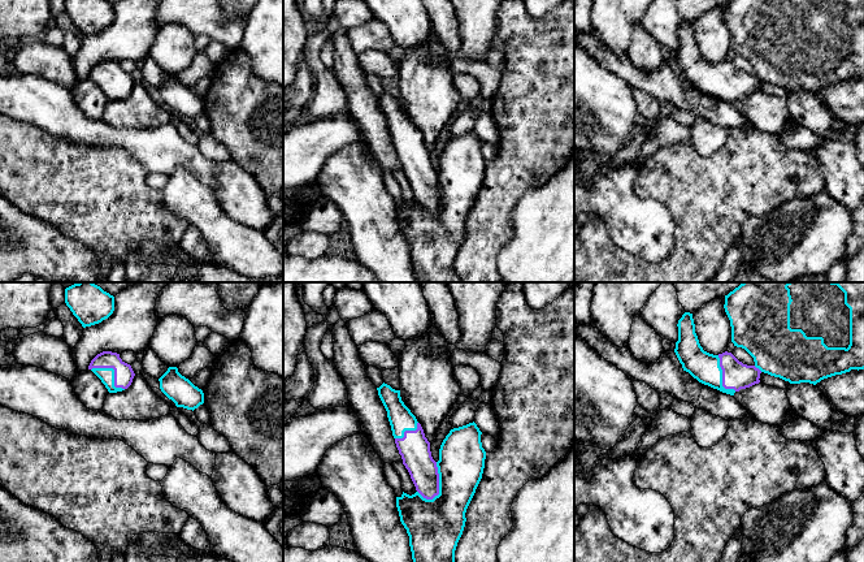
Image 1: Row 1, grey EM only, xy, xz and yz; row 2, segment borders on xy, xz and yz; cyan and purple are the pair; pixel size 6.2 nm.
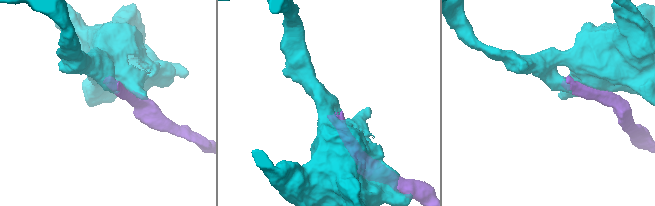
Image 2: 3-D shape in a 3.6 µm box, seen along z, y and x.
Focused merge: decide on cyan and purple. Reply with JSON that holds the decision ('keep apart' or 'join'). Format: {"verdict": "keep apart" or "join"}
{"verdict": "join"}

